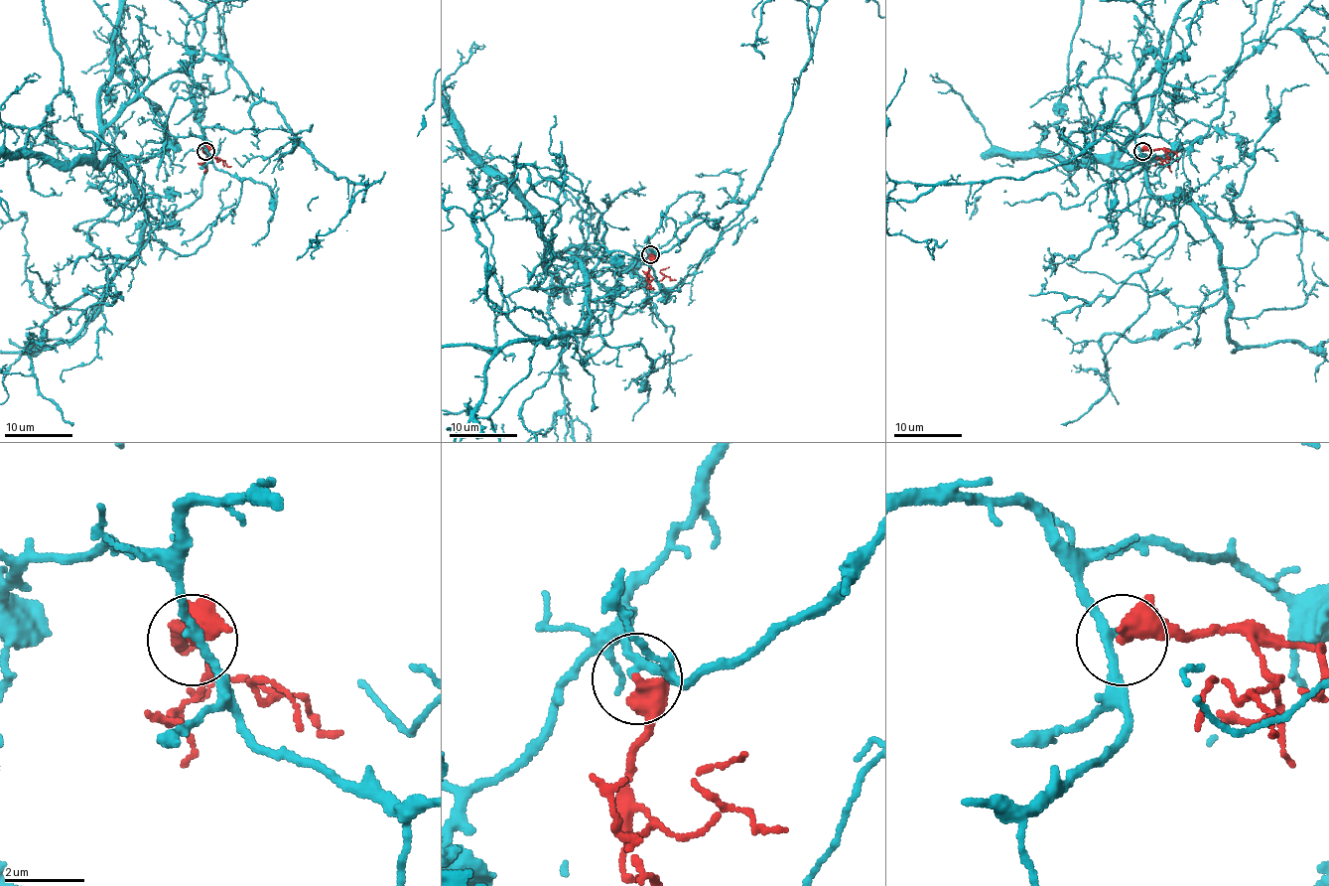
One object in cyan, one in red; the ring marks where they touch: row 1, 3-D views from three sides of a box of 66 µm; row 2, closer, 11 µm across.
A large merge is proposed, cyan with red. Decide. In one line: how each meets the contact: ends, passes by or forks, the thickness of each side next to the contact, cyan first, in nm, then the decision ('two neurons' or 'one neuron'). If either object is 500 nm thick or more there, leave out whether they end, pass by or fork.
220/550 nm | two neurons

